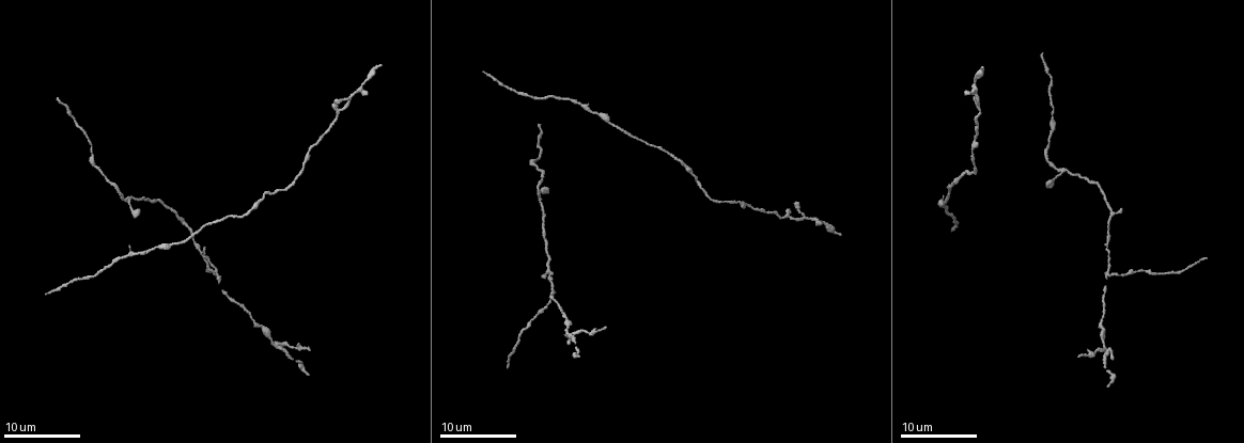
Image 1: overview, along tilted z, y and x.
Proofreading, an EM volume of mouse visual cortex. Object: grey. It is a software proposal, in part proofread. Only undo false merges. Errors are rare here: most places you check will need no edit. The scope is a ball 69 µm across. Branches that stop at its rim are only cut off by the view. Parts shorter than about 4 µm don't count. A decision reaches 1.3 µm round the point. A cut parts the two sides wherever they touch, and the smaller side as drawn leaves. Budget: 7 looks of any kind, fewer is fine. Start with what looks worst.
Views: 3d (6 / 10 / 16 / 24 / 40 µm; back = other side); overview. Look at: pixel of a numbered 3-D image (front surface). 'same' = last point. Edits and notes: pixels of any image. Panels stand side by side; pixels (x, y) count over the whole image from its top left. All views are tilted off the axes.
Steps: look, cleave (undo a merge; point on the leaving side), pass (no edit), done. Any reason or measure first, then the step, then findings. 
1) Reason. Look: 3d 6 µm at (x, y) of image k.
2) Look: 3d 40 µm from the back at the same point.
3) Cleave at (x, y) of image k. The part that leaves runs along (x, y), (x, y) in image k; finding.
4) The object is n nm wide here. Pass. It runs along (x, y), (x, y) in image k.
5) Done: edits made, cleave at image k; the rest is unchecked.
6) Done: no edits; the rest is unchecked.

Four or more arms meet. Look: 3d 16 µm at (572, 334) of image 1.

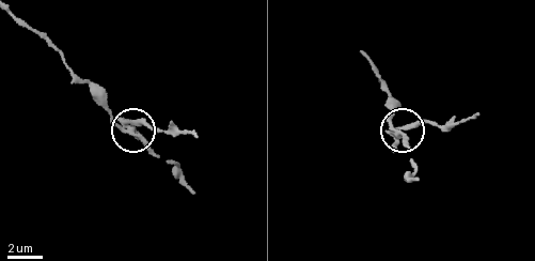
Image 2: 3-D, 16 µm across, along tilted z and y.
The side arm is 6 µm long. Cleave at (145, 122) of image 2. The part that leaves runs along (130, 129), (139, 124), (168, 132), (190, 132), (198, 138) in image 2; a second cell is stuck on.

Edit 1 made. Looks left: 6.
Look: overview.

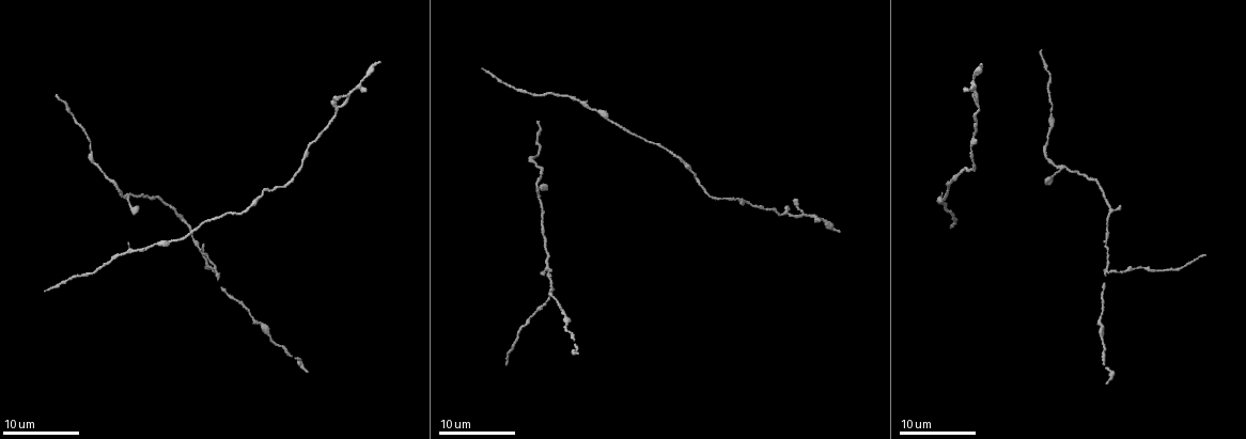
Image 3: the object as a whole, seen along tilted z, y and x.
Side arm on a straight run. Look: 3d 10 µm at (124, 195) of image 3.

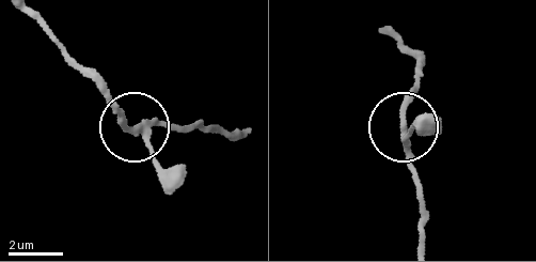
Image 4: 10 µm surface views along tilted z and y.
The object is 210 nm wide here. Pass. Continuous, no second cell.

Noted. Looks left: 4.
Calibre changes. Look: 3d 10 µm at (1108, 218) of image 3.

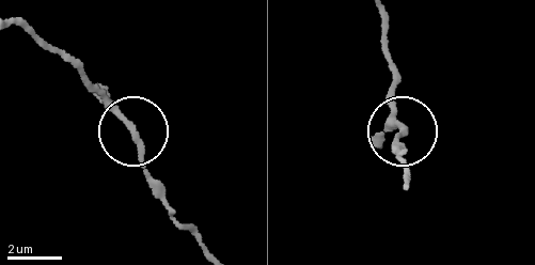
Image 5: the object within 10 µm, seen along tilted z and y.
Look: 3d 10 µm from the back at (125, 125) of image 5.

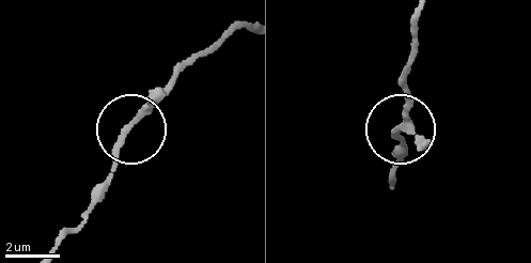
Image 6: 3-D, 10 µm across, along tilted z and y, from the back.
3 arms meet here. Pass. Continuous, no second cell.

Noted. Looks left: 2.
Look: 3d 6 µm at (217, 275) of image 3.

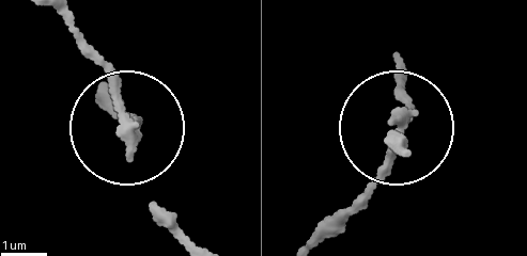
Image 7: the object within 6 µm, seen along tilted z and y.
Cleave at (380, 180) of image 7. The part that leaves runs along (396, 127), (375, 178), (320, 238) in image 7; a second cell is stuck on.

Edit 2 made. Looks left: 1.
Done: edits made, cleave at image 2, cleave at image 7; the rest is unchecked.

